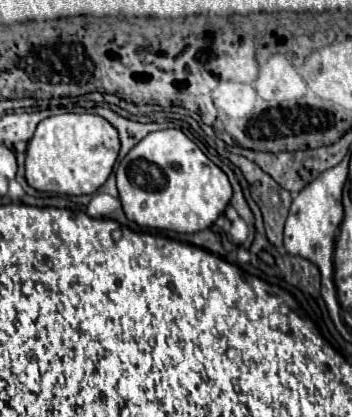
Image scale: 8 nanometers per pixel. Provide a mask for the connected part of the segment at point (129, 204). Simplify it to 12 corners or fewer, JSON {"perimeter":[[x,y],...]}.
{"perimeter":[[180,129],[120,161],[126,217],[204,231],[232,199],[226,173]]}

